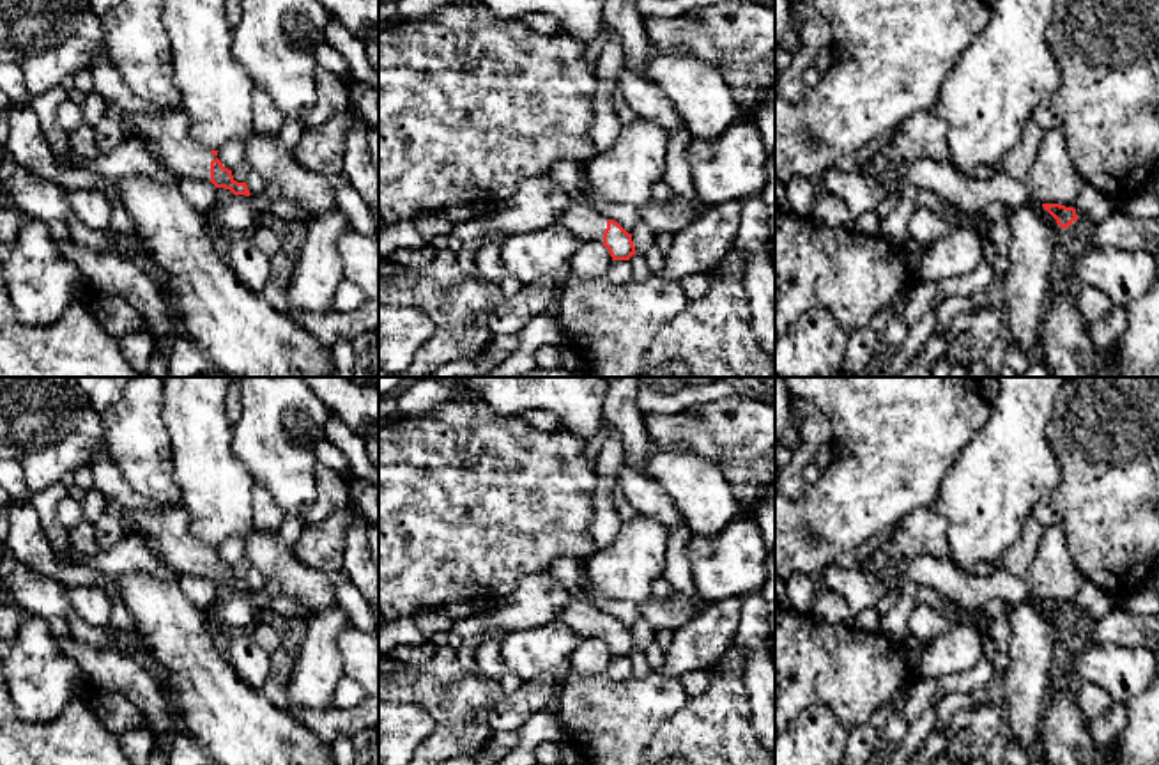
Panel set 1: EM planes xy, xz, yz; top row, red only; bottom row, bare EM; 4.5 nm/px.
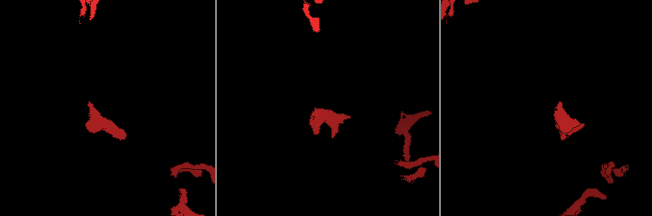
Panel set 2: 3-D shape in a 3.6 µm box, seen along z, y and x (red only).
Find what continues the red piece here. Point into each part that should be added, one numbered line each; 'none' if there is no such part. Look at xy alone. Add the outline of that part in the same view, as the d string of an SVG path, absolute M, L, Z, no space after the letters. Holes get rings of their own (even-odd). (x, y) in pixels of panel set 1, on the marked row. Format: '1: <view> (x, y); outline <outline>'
1: xy (168, 133); outline M110 103L106 113L120 122L127 136L143 138L159 161L179 177L211 181L211 161L218 156L191 138L189 117L180 108L140 113L120 110Z

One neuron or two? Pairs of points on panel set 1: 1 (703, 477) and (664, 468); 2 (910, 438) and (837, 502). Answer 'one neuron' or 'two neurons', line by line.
1: one neuron
2: one neuron

